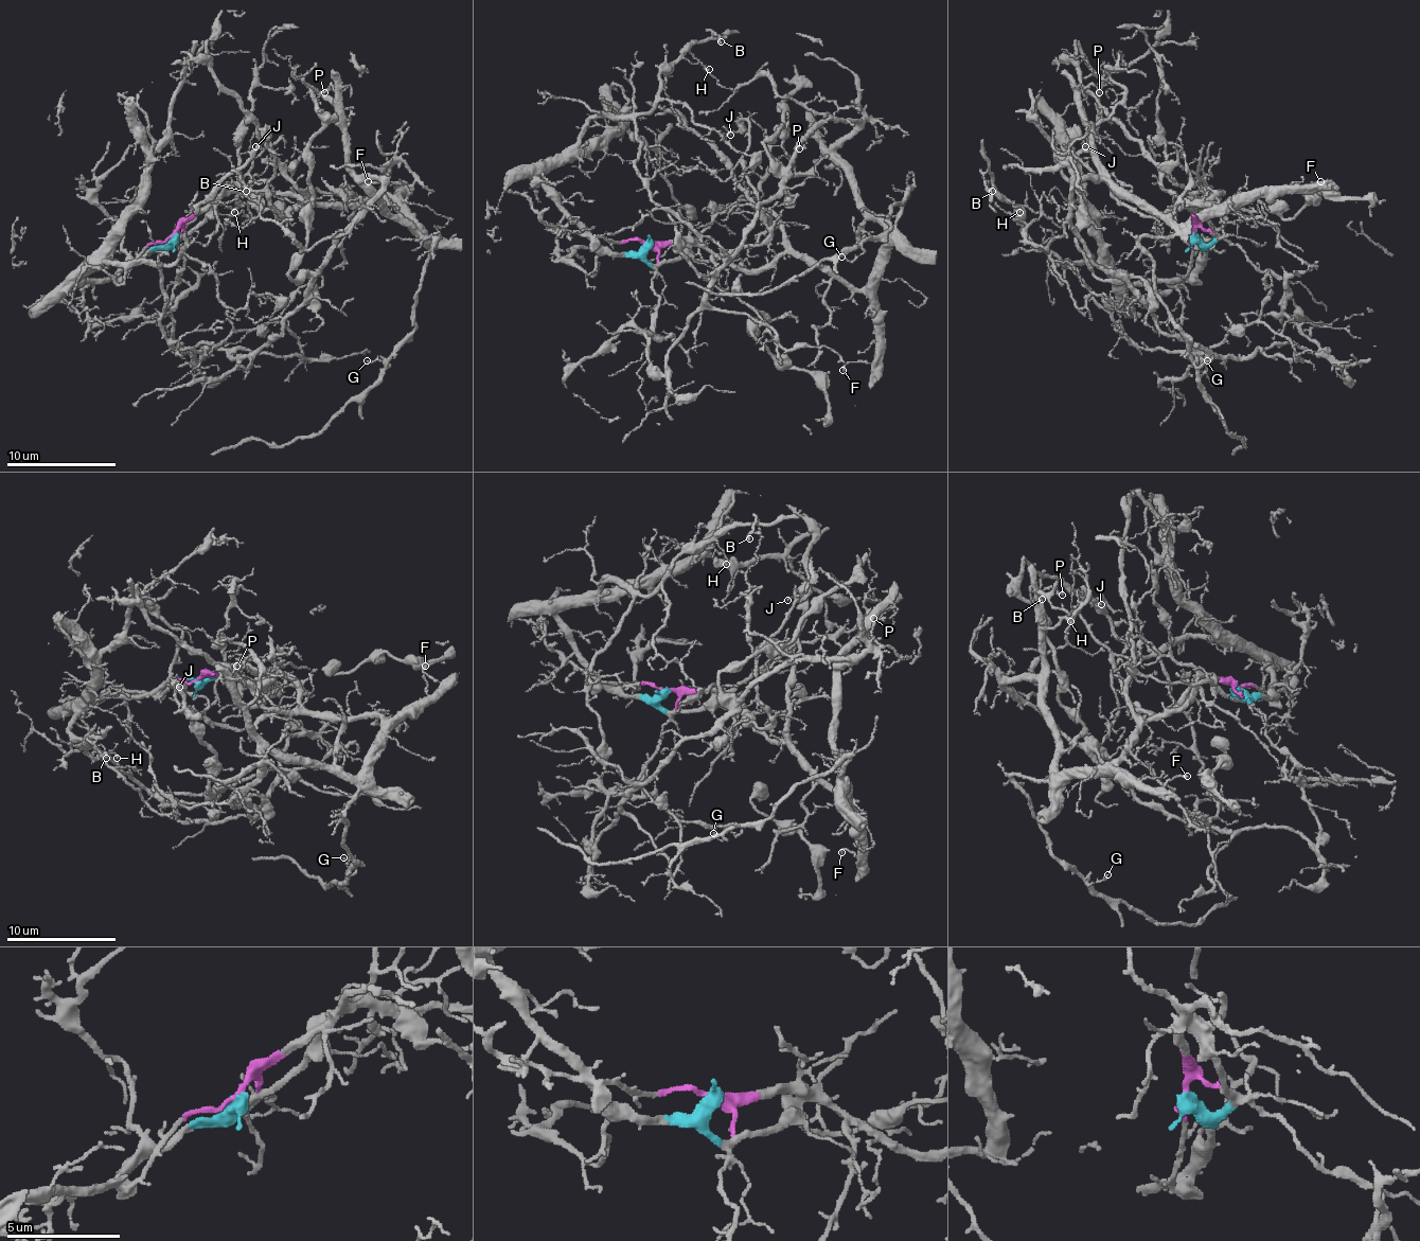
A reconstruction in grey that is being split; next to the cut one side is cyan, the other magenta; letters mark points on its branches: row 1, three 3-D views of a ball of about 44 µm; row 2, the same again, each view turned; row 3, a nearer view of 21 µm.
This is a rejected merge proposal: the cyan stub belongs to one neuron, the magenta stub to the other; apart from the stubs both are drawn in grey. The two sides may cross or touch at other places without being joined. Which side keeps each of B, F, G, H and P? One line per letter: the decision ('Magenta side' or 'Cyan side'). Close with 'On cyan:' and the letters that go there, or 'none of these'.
B: Cyan side
F: Magenta side
G: Magenta side
H: Cyan side
P: Magenta side
On cyan: B, H

